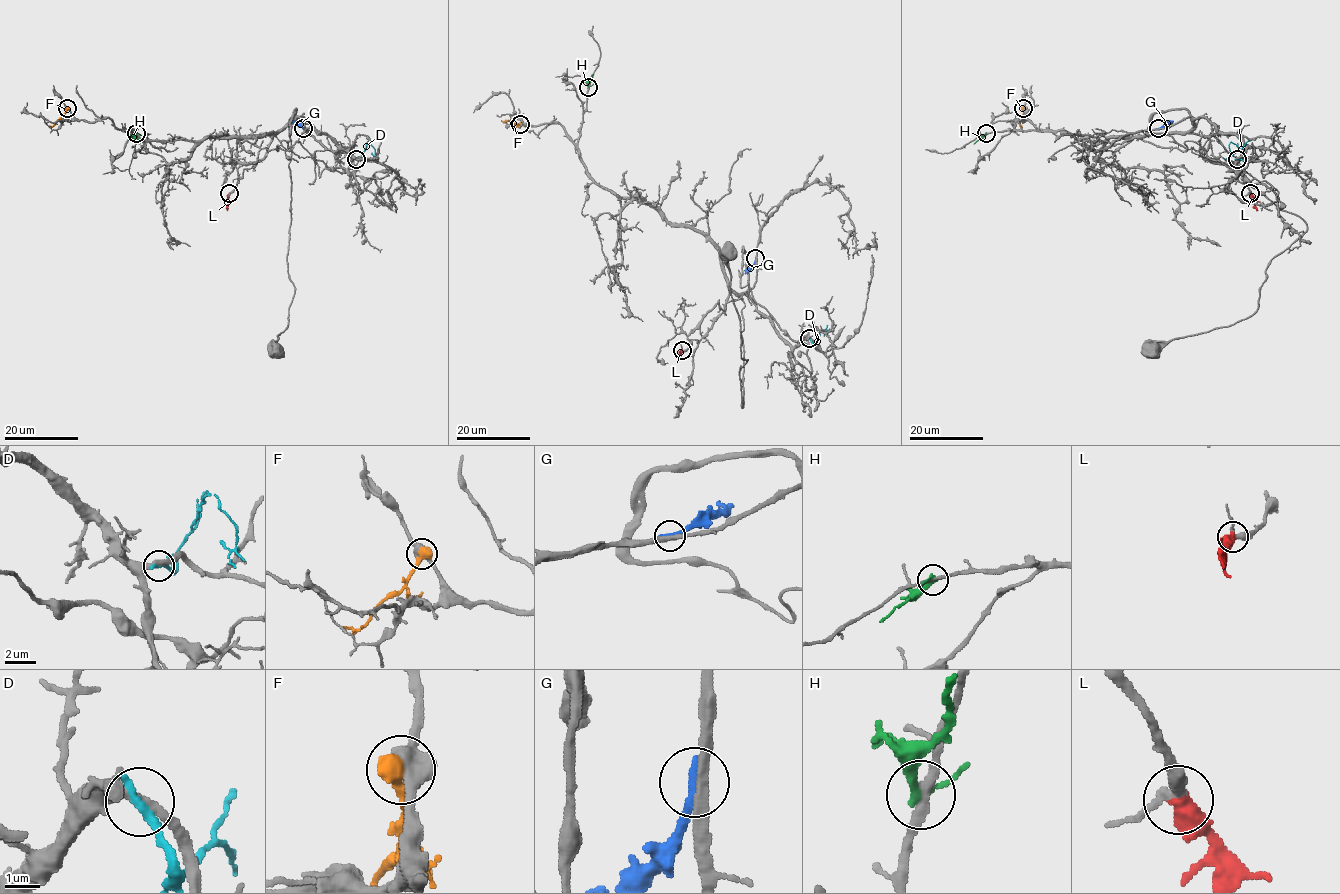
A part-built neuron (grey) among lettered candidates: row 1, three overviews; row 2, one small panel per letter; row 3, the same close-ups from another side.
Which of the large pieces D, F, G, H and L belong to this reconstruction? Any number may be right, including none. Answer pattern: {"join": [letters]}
{"join": ["L"]}

